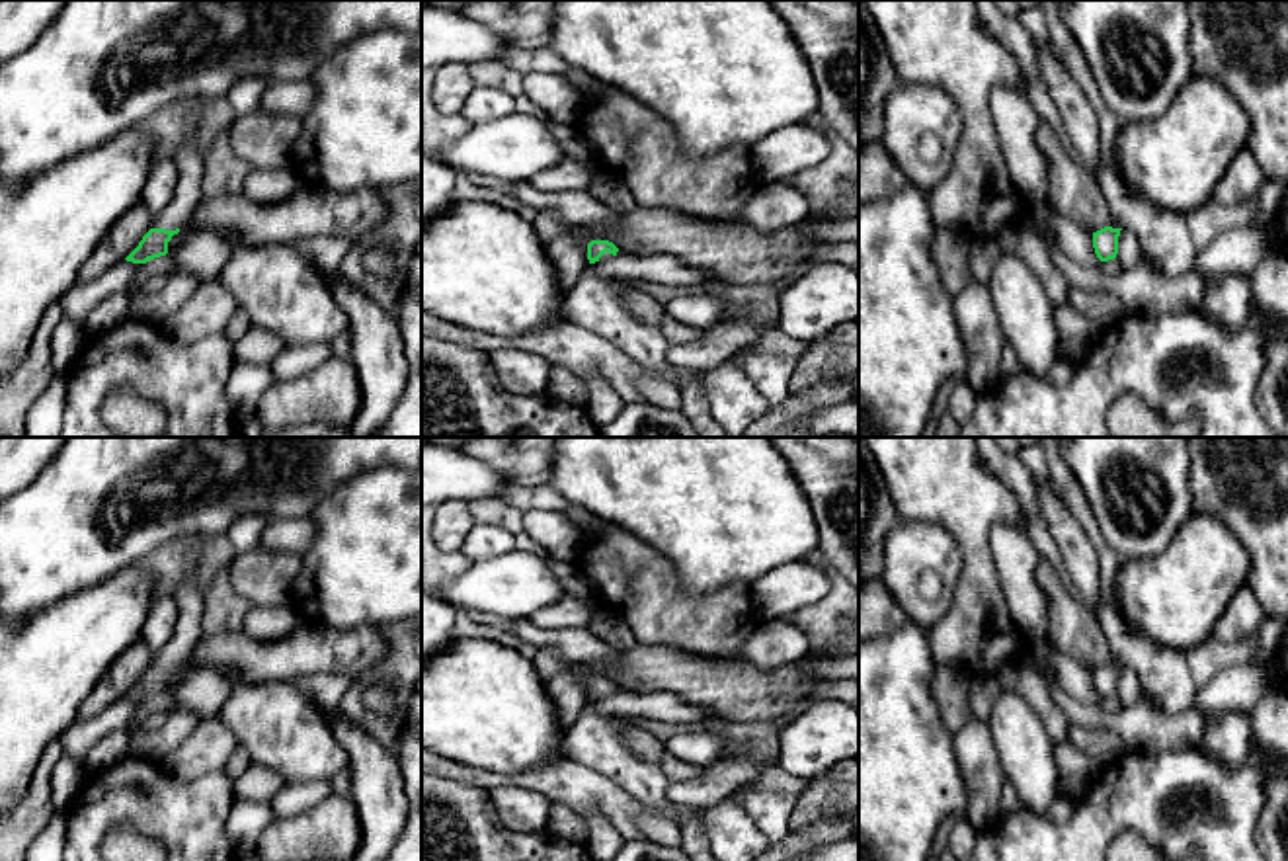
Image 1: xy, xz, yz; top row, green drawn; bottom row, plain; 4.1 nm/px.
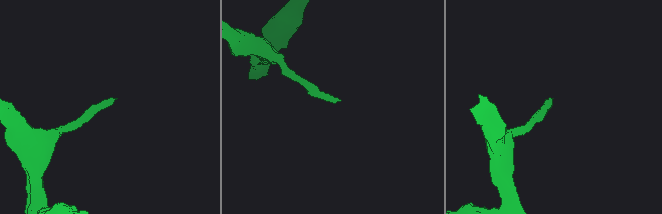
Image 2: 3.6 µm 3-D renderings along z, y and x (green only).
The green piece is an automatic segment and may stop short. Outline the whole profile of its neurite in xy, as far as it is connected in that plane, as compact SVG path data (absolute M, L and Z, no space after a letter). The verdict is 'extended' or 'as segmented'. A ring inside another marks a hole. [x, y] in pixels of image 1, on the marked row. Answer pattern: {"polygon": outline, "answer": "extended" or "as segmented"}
{"polygon": "M187 139L176 152L178 184L170 205L156 215L152 228L142 236L139 246L125 258L133 264L146 264L148 260L168 254L168 242L189 221L193 209L203 199L203 172L207 160L201 154L197 139Z", "answer": "extended"}

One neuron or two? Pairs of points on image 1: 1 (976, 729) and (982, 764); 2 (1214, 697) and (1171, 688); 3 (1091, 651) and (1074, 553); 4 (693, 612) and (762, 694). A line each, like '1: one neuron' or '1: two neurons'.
1: one neuron
2: two neurons
3: two neurons
4: two neurons

